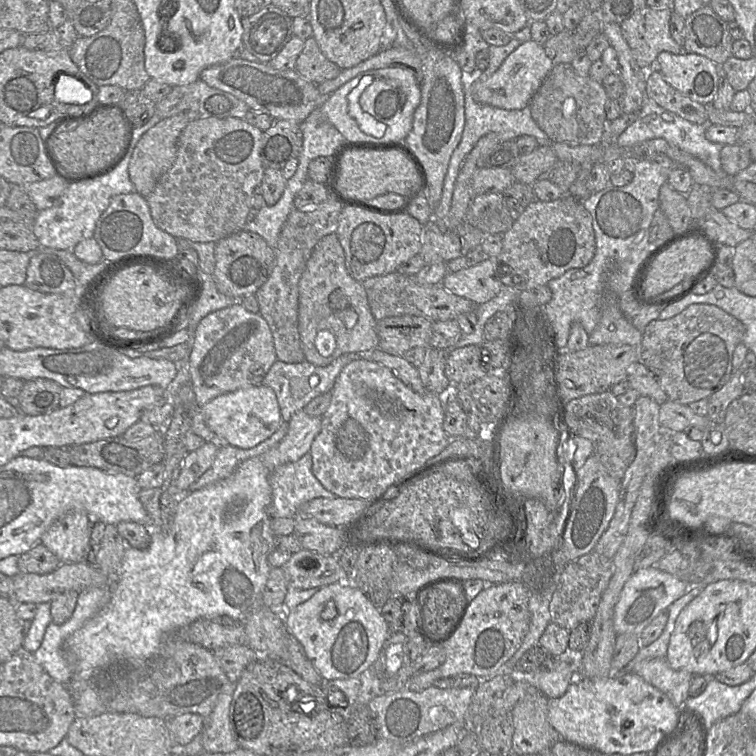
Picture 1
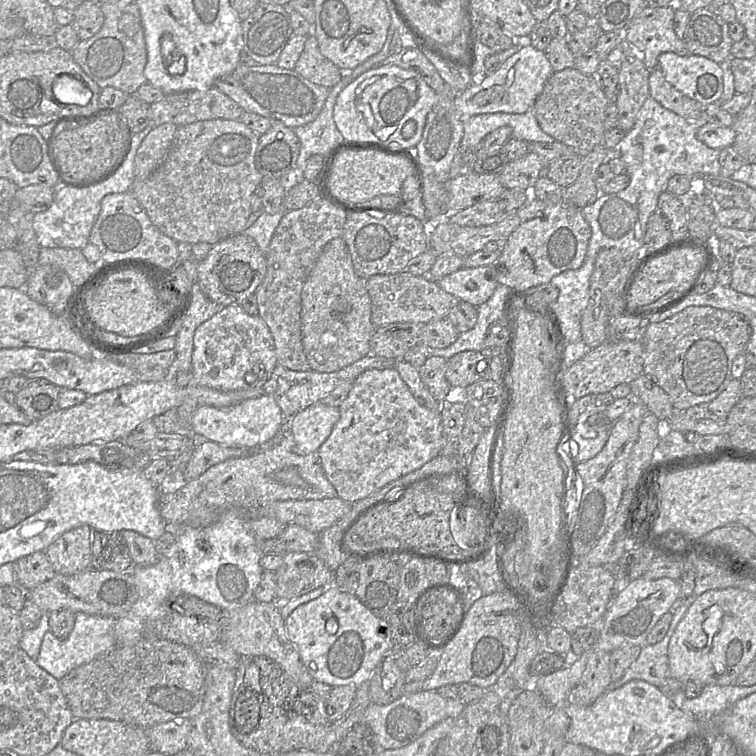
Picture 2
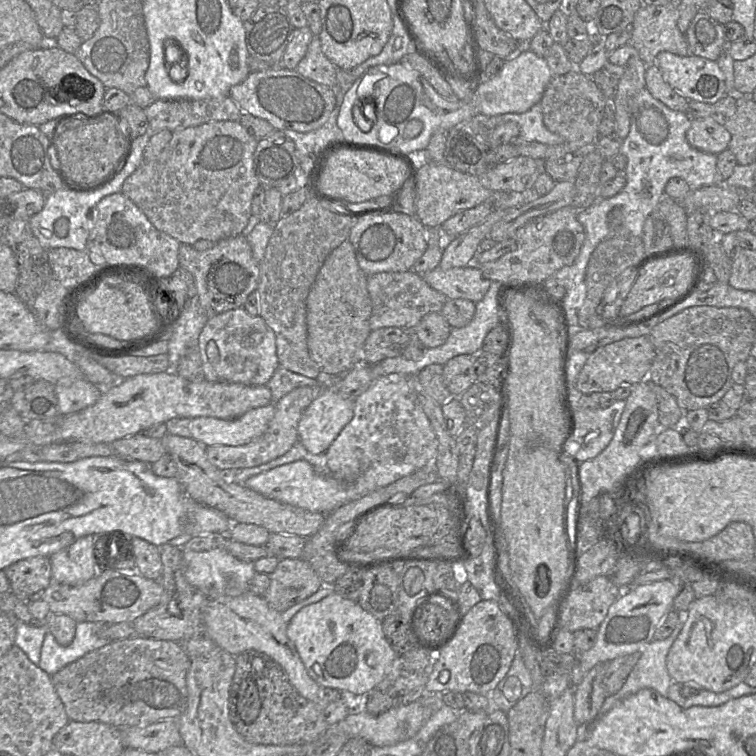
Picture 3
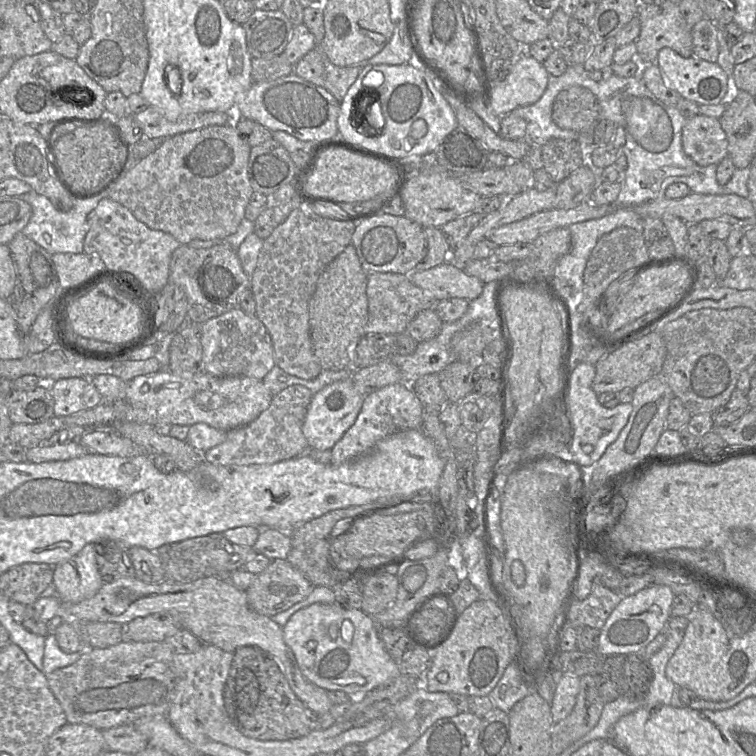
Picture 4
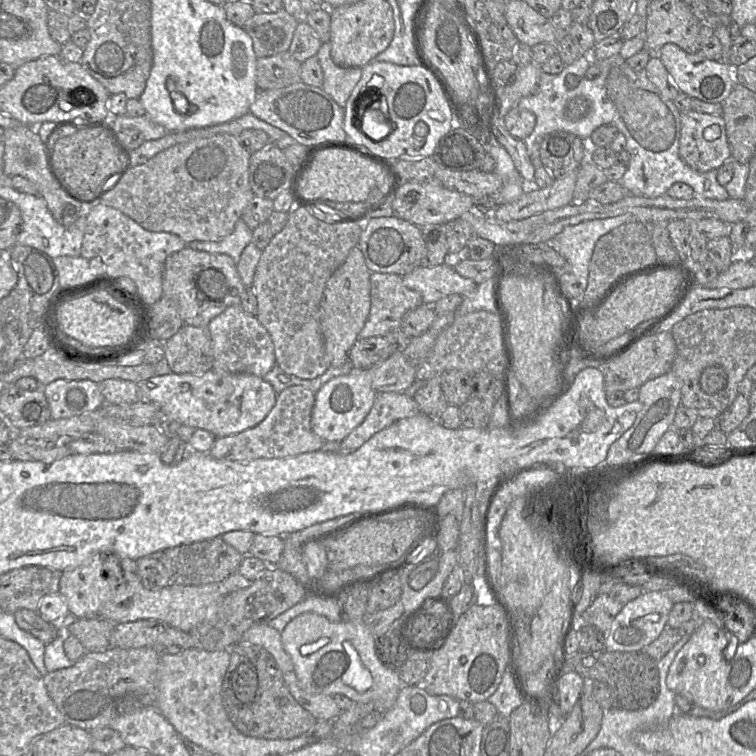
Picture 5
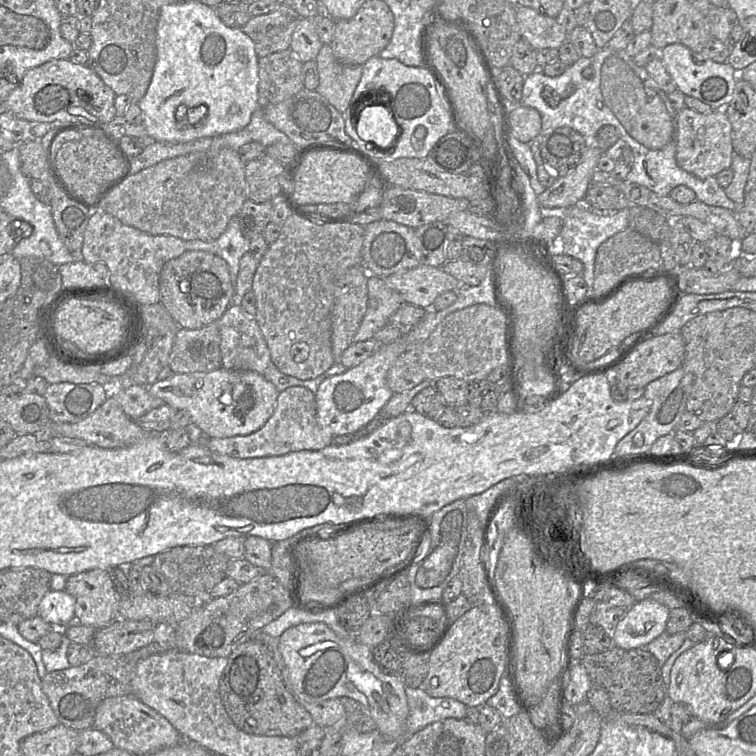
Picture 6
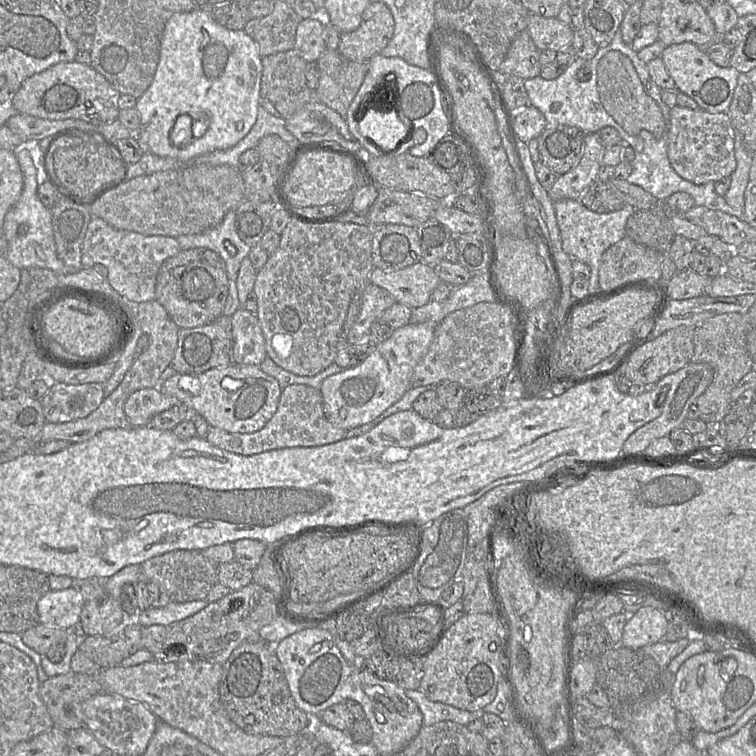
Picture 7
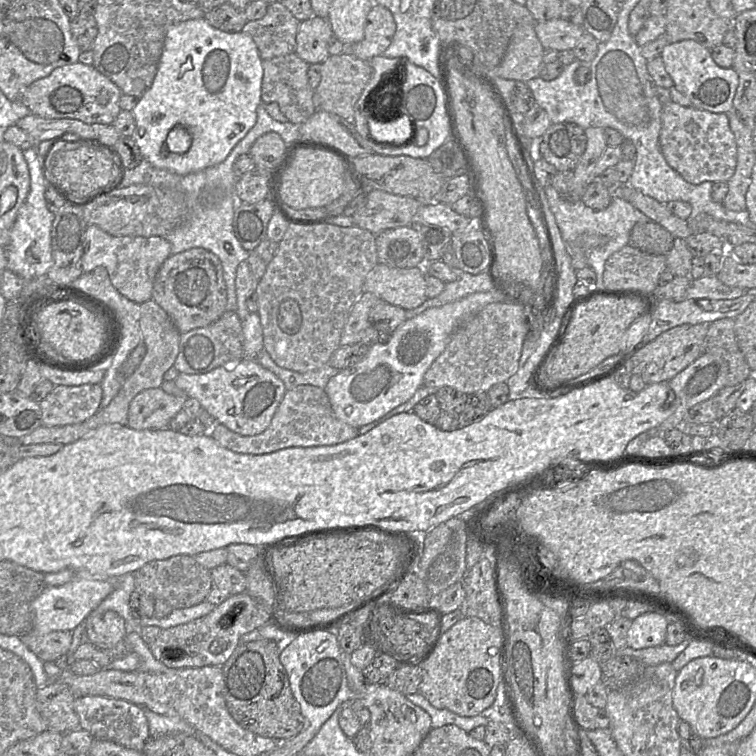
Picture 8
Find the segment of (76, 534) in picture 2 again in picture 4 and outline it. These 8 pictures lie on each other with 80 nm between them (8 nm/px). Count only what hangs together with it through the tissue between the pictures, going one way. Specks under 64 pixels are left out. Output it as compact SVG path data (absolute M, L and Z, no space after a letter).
M89 543L72 558L55 565L53 586L62 603L92 598L106 582L96 559L96 543Z

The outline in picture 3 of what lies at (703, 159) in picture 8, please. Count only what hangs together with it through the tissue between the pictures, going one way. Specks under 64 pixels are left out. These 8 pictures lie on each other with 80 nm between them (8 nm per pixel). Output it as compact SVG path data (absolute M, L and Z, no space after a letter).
M707 117L691 120L686 139L693 148L718 155L720 152L728 149L731 134L725 128L721 119Z

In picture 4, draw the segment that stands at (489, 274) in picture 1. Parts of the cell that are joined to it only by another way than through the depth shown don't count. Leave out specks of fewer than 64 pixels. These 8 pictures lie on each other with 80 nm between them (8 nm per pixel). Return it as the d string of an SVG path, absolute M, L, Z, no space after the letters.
M452 262L425 271L413 271L409 276L415 286L436 301L451 298L472 301L481 295L484 287L478 278L467 275Z

